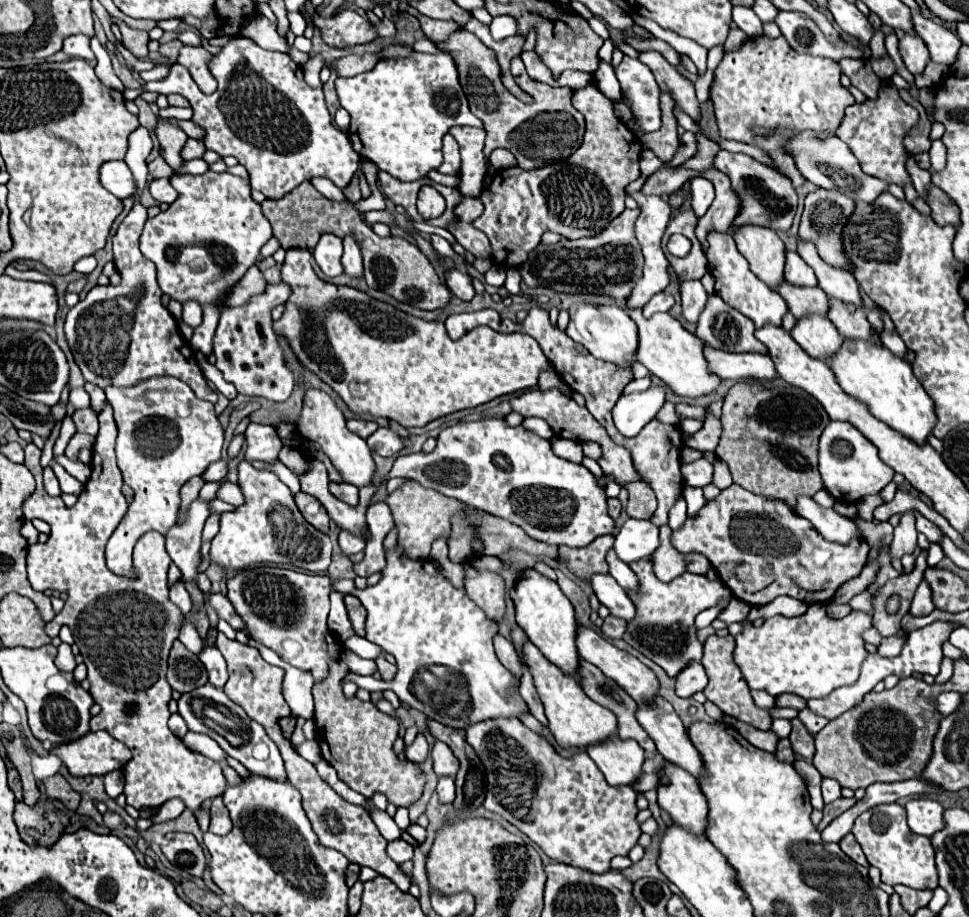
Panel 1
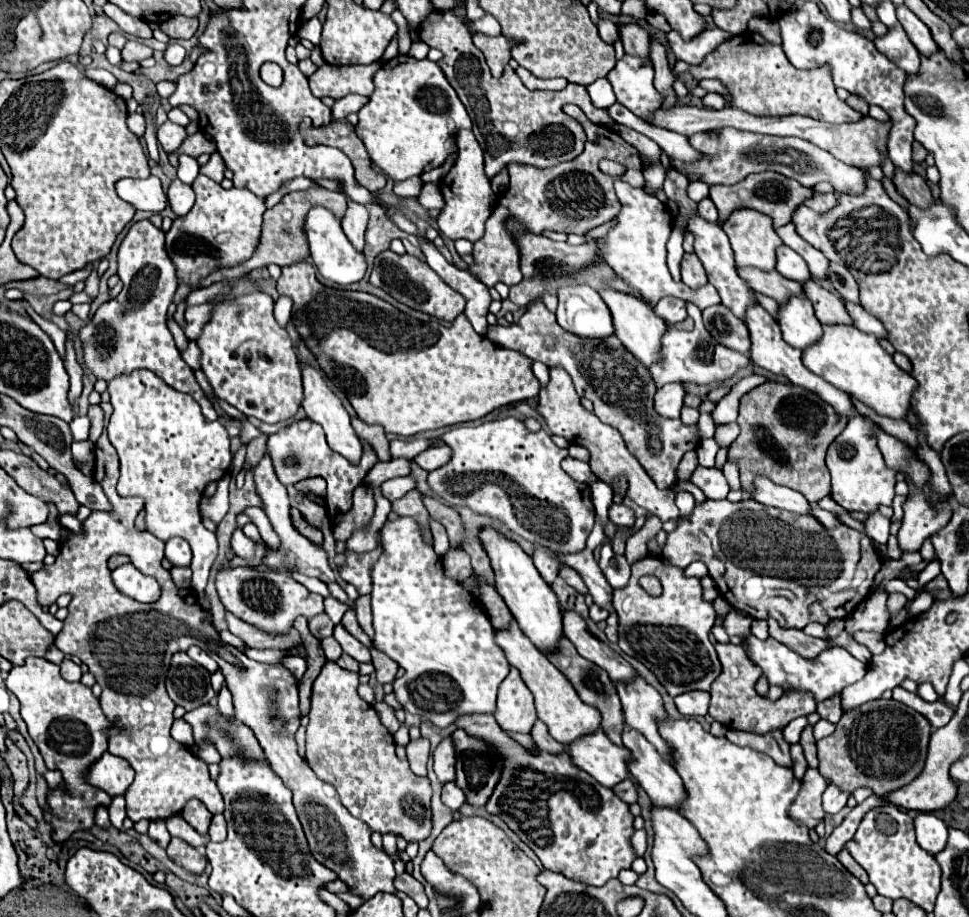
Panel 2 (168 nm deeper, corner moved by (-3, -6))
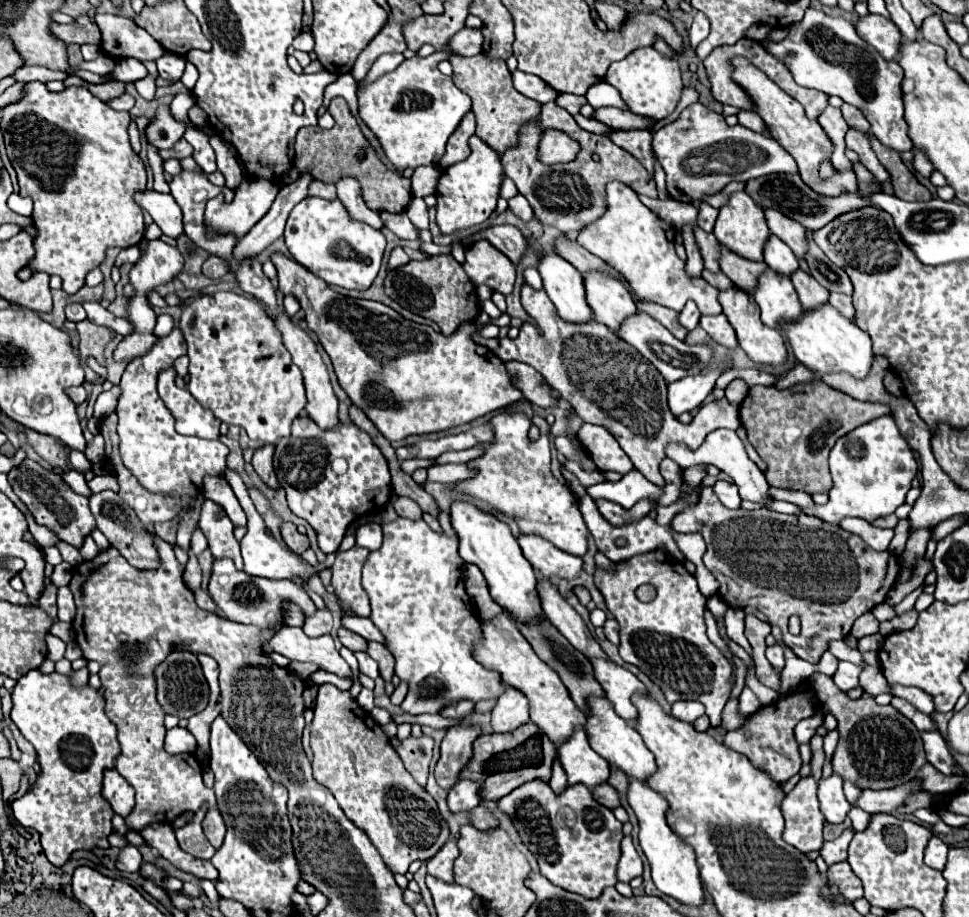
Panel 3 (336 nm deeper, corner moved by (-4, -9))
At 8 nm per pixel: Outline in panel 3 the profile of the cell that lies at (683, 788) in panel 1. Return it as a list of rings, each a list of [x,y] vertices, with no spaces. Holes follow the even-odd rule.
[[[592,698],[588,702],[592,706],[592,712],[588,714],[588,722],[586,722],[586,732],[590,738],[590,746],[600,752],[602,758],[606,758],[610,764],[618,766],[628,778],[636,778],[640,782],[646,782],[648,776],[654,774],[656,770],[656,760],[652,756],[652,752],[646,748],[642,736],[636,732],[634,726],[628,726],[628,722],[624,722],[612,708],[612,704],[606,698]]]

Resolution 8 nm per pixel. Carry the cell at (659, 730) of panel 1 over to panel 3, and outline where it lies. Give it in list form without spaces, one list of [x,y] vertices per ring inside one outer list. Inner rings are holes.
[[[592,660],[596,670],[596,680],[602,684],[606,698],[612,702],[618,716],[628,724],[636,724],[636,706],[632,704],[634,694],[646,694],[646,686],[626,668],[614,664],[612,660]]]

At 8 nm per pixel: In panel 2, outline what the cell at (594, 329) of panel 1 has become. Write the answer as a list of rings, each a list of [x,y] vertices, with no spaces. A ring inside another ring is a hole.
[[[575,285],[575,287],[559,287],[557,289],[557,323],[579,335],[579,337],[609,337],[613,335],[611,329],[611,315],[607,313],[607,305],[595,289],[589,285]]]

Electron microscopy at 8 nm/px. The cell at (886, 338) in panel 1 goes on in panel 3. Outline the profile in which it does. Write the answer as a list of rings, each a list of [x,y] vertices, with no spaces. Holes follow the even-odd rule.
[[[830,294],[830,304],[844,316],[844,318],[852,318],[854,322],[854,306],[852,306],[852,298],[846,294]]]

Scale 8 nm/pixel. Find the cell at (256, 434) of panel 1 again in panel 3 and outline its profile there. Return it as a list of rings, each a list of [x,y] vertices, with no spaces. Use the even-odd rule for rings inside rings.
[[[300,416],[294,420],[292,424],[292,434],[290,438],[284,438],[276,444],[276,452],[274,452],[274,470],[278,476],[280,486],[286,490],[286,498],[288,498],[288,506],[290,510],[304,518],[318,534],[318,546],[322,552],[330,554],[336,552],[346,528],[358,520],[364,514],[372,514],[372,512],[380,512],[382,506],[388,504],[390,500],[390,472],[388,472],[388,464],[386,458],[382,456],[382,452],[378,450],[378,446],[374,446],[372,438],[364,432],[358,430],[354,424],[340,424],[336,430],[320,430],[314,420],[310,420],[308,416]],[[334,458],[346,458],[348,462],[348,472],[344,474],[336,474],[332,470],[332,460]]]

